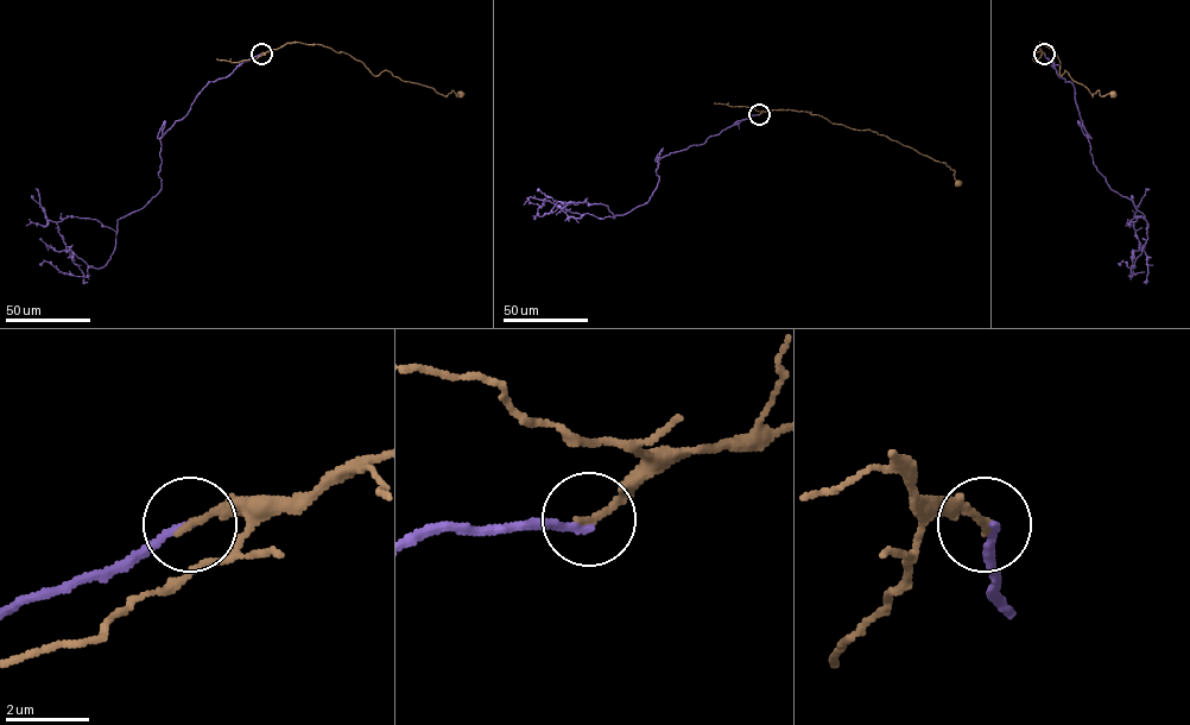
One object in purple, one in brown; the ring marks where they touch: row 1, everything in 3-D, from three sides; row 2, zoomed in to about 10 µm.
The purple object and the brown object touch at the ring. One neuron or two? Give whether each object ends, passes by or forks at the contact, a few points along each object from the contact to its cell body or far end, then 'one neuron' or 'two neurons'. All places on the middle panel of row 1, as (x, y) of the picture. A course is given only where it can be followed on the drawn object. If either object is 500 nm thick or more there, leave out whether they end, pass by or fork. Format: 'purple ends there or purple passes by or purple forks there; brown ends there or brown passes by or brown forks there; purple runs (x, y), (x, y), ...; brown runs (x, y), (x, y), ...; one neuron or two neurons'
purple ends there; brown ends there; purple runs (759, 114), (654, 161), (663, 147), (657, 188), (624, 214), (597, 218), (554, 203), (569, 216), (584, 213); brown runs (759, 114), (774, 109), (809, 112), (833, 124), (875, 132), (945, 163), (955, 170), (959, 184); one neuron

